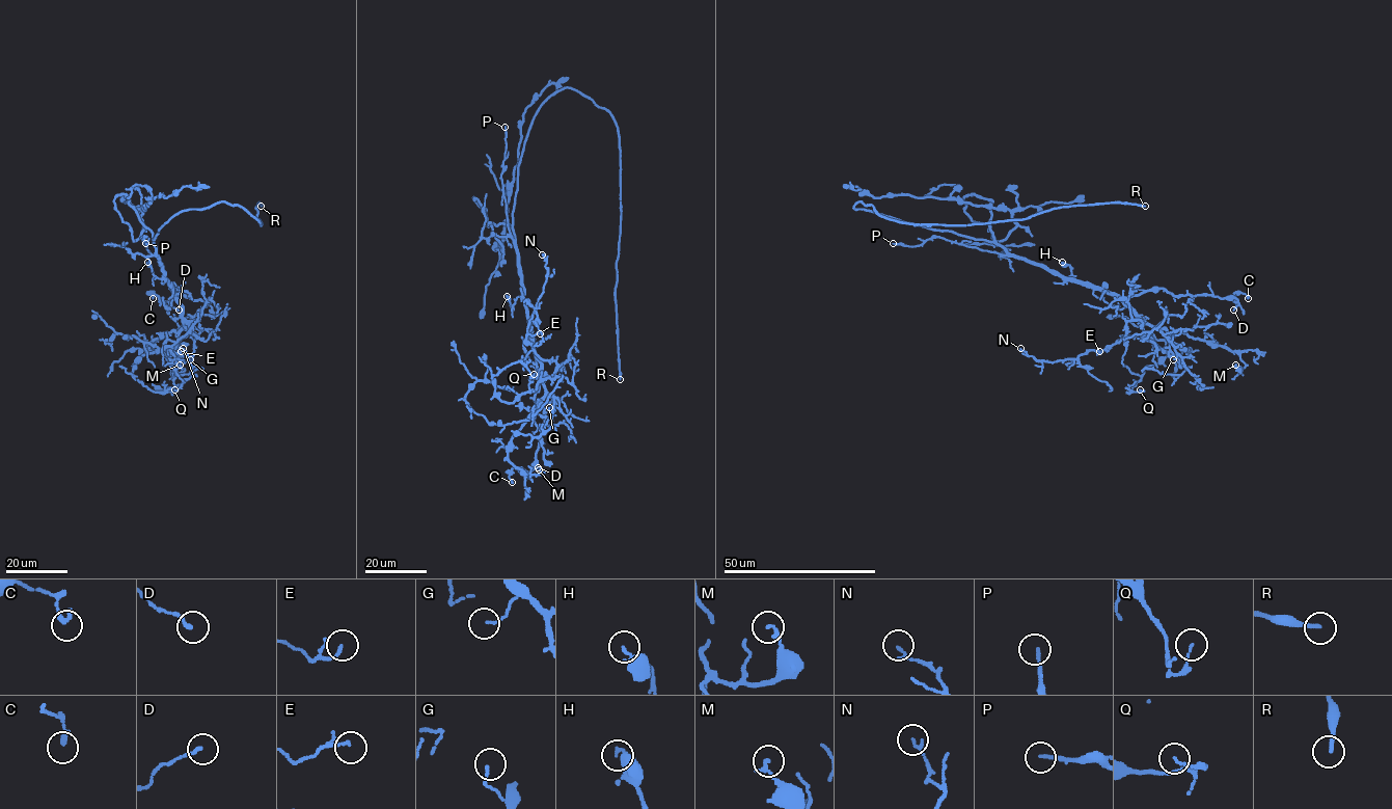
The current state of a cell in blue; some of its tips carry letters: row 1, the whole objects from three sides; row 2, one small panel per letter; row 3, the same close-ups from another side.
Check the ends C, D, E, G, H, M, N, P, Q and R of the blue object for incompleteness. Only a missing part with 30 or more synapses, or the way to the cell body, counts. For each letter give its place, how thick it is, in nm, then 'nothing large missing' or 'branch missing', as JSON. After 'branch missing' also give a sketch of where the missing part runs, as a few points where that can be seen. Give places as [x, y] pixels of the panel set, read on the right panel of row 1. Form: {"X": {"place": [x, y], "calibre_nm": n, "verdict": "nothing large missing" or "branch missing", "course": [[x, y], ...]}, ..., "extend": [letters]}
{"C": {"place": [1248, 298], "calibre_nm": 220, "verdict": "nothing large missing"}, "D": {"place": [1233, 309], "calibre_nm": 150, "verdict": "nothing large missing"}, "E": {"place": [1099, 351], "calibre_nm": 140, "verdict": "nothing large missing"}, "G": {"place": [1173, 359], "calibre_nm": 90, "verdict": "nothing large missing"}, "H": {"place": [1062, 262], "calibre_nm": 180, "verdict": "nothing large missing"}, "M": {"place": [1235, 365], "calibre_nm": 160, "verdict": "nothing large missing"}, "N": {"place": [1020, 348], "calibre_nm": 130, "verdict": "nothing large missing"}, "P": {"place": [893, 243], "calibre_nm": 150, "verdict": "nothing large missing"}, "Q": {"place": [1140, 389], "calibre_nm": 90, "verdict": "nothing large missing"}, "R": {"place": [1145, 206], "calibre_nm": 190, "verdict": "branch missing", "course": [[1145, 206], [1215, 212], [1244, 225], [1274, 223]]}, "extend": ["R"]}

